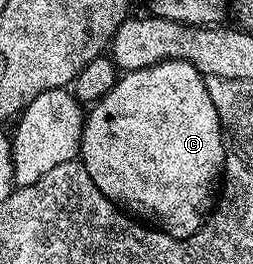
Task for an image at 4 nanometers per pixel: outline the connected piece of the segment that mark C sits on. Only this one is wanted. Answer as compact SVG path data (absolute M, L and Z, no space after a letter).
M161 61L152 67L144 67L131 73L123 72L115 80L113 87L99 101L93 102L85 114L82 122L80 163L88 171L92 183L96 183L96 187L100 187L100 191L109 201L113 201L115 205L135 218L149 223L158 232L167 233L181 241L199 233L216 204L216 198L220 193L220 182L223 180L226 168L226 148L222 142L222 124L220 115L216 115L212 95L206 86L206 77L187 61Z

